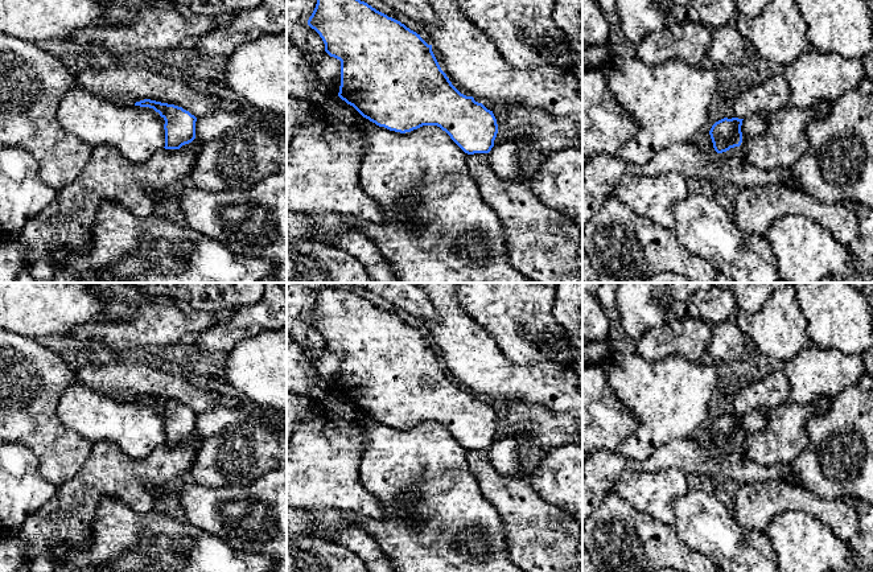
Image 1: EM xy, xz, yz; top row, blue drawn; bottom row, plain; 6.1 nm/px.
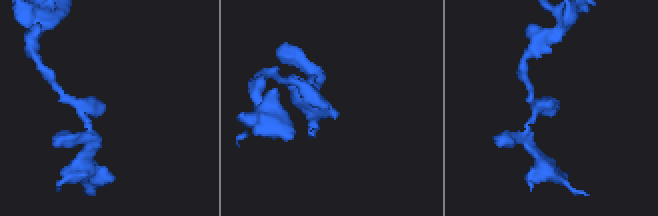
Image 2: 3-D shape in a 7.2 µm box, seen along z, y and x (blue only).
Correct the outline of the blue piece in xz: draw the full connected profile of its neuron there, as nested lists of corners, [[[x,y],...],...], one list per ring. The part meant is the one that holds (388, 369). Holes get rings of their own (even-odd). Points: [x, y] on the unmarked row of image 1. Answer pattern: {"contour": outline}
{"contour": [[[325,288],[308,316],[325,340],[325,347],[341,357],[338,392],[353,402],[363,413],[390,427],[405,429],[423,421],[437,421],[468,450],[489,449],[494,443],[498,420],[493,407],[473,392],[461,390],[441,366],[433,347],[420,330],[400,317],[376,306],[365,297],[343,288]]]}

